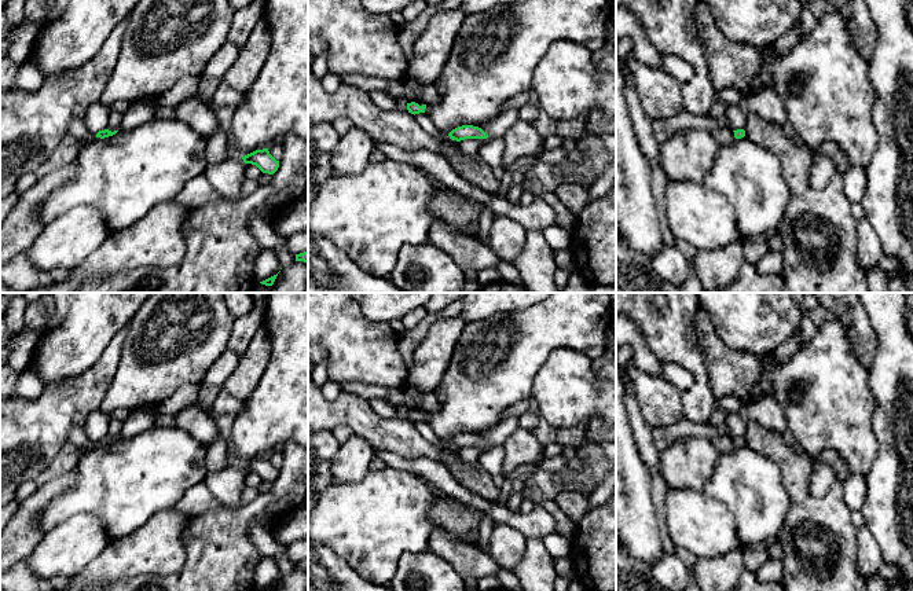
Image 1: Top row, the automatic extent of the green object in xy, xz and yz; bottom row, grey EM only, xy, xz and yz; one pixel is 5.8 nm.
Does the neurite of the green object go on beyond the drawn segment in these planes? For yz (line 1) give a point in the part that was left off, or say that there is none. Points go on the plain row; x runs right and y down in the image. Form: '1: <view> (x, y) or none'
1: none

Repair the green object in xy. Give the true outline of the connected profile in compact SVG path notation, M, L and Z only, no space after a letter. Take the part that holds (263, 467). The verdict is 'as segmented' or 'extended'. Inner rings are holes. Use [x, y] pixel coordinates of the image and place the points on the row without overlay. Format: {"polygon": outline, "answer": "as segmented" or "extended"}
{"polygon": "M268 456L256 458L242 465L245 471L256 473L263 481L274 482L279 476L276 469L268 459Z", "answer": "as segmented"}

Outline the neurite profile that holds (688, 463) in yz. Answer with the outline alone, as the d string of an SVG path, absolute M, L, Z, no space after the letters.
M689 437L676 441L660 452L667 487L704 491L719 455L712 440L707 437Z

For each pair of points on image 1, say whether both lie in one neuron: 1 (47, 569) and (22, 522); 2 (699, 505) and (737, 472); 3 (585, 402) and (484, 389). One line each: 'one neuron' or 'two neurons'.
1: two neurons
2: two neurons
3: two neurons

